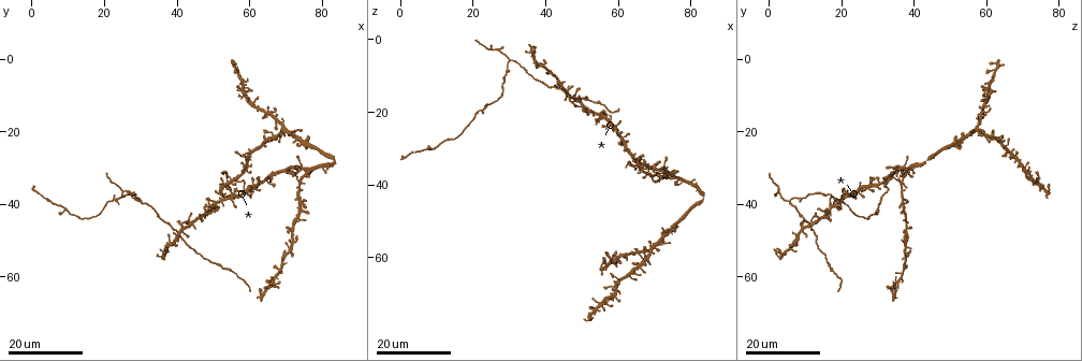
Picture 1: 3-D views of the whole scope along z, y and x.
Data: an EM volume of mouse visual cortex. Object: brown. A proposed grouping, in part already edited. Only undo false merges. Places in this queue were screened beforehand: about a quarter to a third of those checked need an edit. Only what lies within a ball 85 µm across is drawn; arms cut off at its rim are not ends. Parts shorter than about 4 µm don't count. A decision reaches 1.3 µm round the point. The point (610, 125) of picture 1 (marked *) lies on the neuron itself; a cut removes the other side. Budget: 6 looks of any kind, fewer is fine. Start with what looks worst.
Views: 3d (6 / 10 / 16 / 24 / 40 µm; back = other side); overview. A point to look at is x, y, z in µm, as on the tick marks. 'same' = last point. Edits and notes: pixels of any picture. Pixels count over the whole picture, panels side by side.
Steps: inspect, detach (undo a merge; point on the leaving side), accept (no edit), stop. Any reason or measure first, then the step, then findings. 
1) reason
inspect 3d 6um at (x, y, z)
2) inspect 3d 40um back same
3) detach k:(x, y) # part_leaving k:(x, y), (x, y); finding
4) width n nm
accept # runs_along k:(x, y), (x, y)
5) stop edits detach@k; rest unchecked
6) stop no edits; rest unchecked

a fork
inspect 3d 16um at (30.5, 39.0, 6.0)

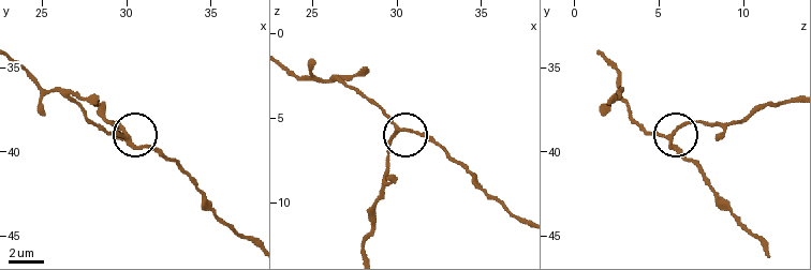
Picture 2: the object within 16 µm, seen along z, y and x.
inspect 3d 6um at (29.9, 39.0, 5.6)

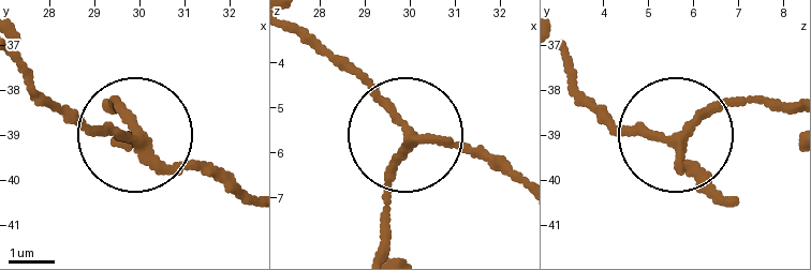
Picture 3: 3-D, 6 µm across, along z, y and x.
accept # all the same neuron

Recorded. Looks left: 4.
three arms meet
inspect 3d 24um at (76.0, 31.0, 37.5)

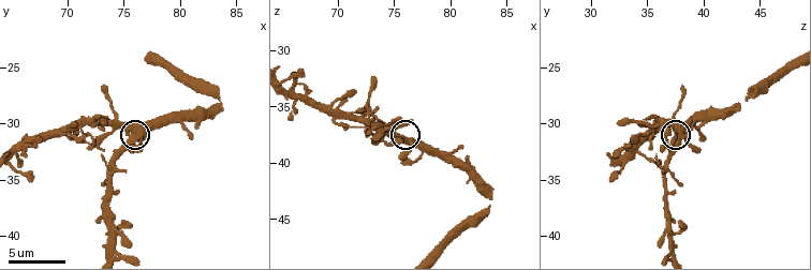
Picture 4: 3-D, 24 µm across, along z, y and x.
closer look
inspect 3d 10um at (76.2, 31.2, 38.0)

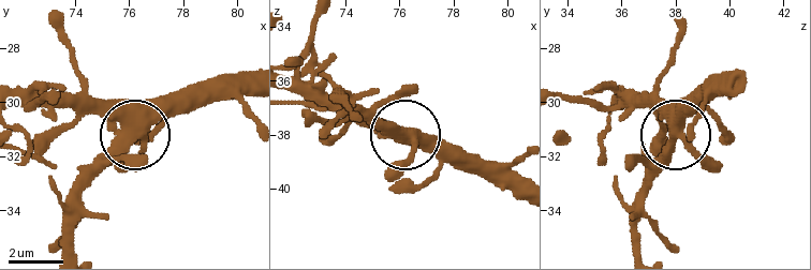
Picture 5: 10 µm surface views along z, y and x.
accept # runs_along 5:(19, 108), (96, 108), (130, 129), (130, 143), (77, 195); one neuron here

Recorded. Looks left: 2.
inspect 3d 24um at (22.5, 38.5, 19.0)

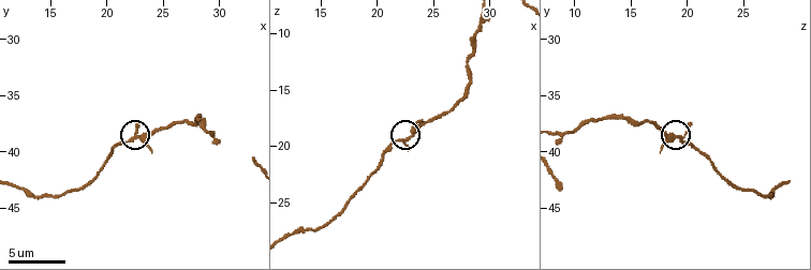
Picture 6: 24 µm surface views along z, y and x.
inspect 3d 6um at (22.8, 38.8, 19.0)

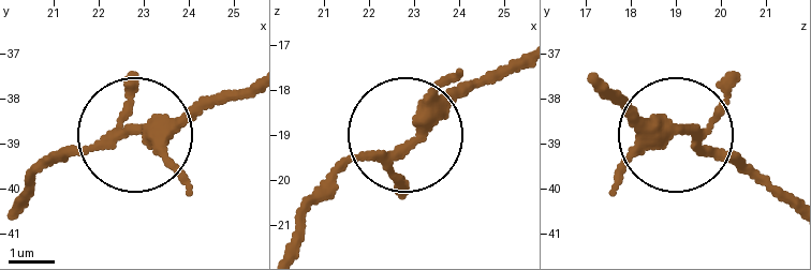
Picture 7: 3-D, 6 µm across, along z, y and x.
width 260 nm
accept # all the same neuron

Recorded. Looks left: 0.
stop no edits; rest unchecked

